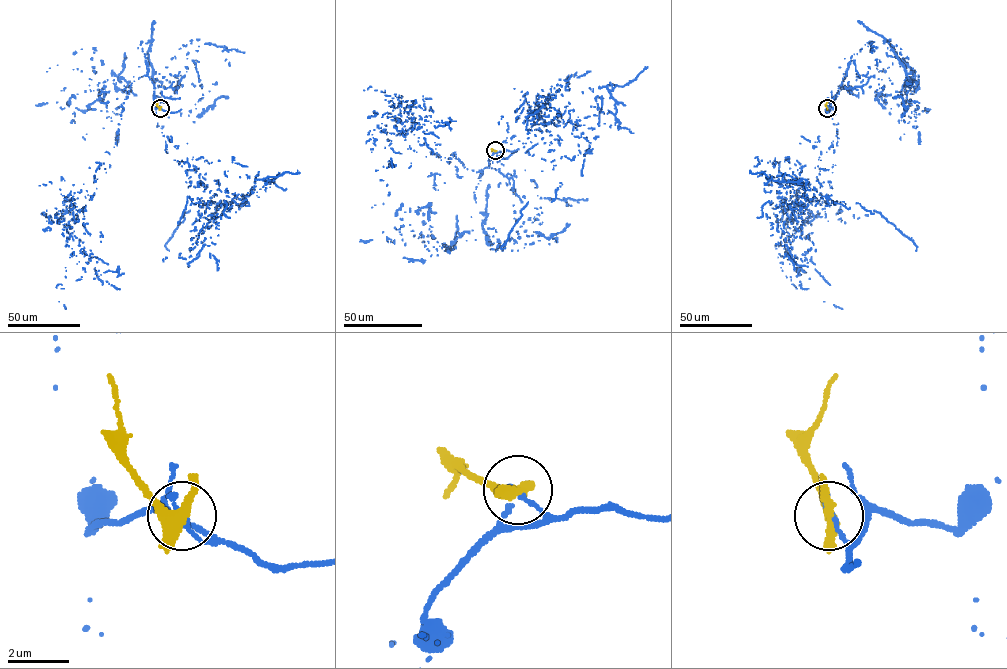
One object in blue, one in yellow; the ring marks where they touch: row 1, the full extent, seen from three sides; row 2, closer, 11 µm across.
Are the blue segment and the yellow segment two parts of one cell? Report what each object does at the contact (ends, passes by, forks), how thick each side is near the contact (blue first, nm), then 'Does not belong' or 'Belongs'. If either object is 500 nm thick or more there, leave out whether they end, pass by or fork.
At the ring blue ends. At the ring yellow passes by. Thickness 170 nm (blue) against 380 nm. Does not belong

